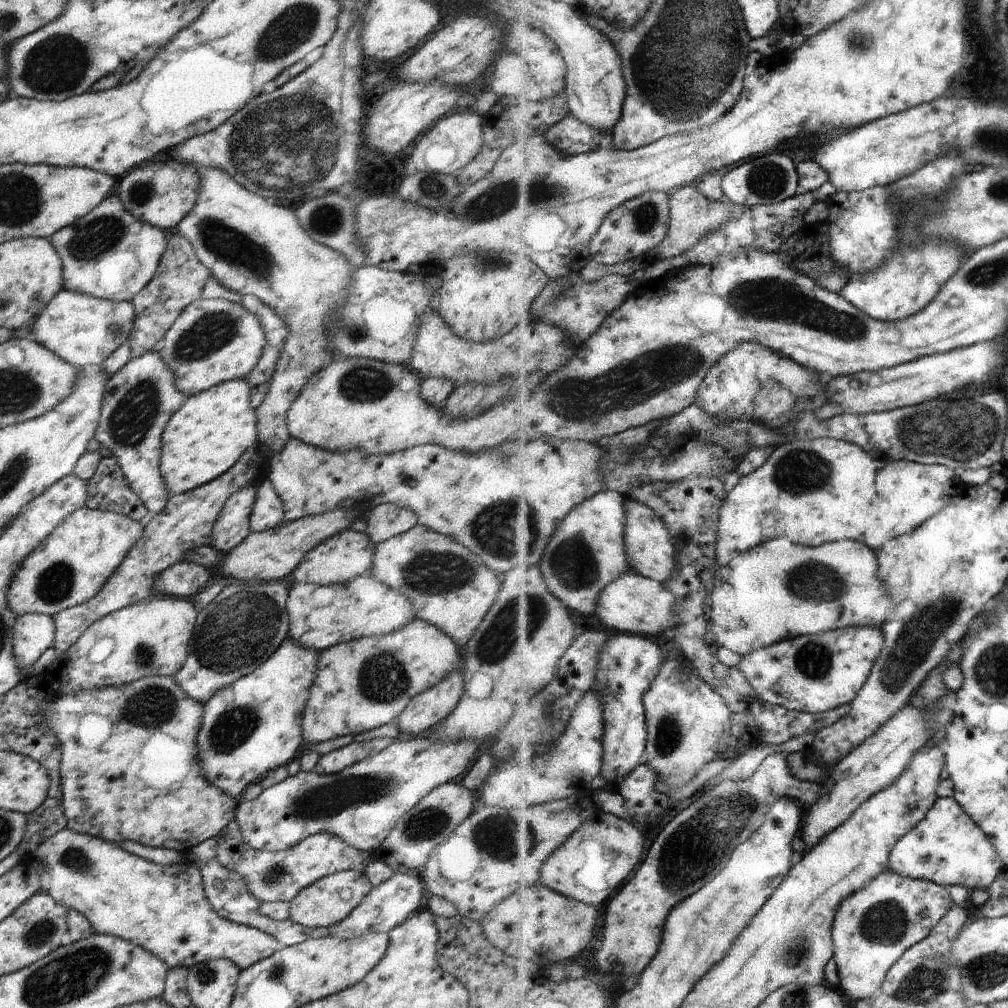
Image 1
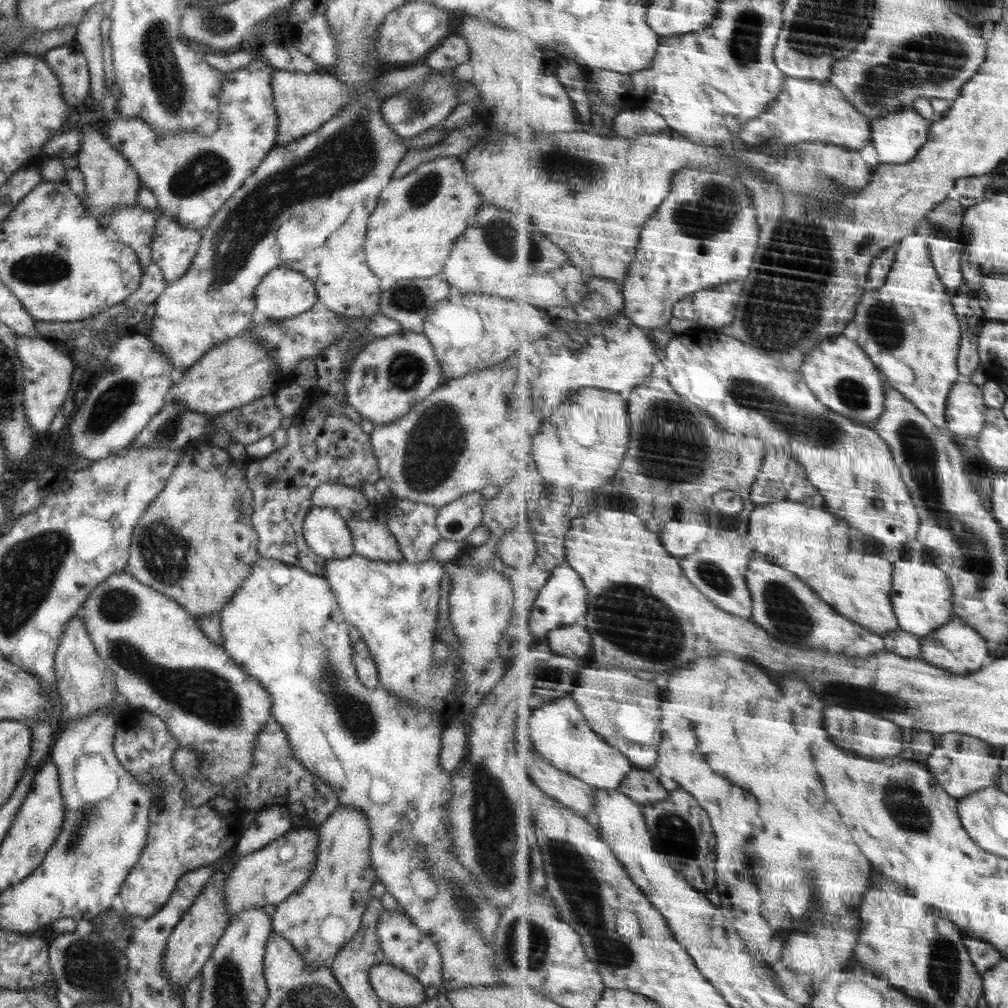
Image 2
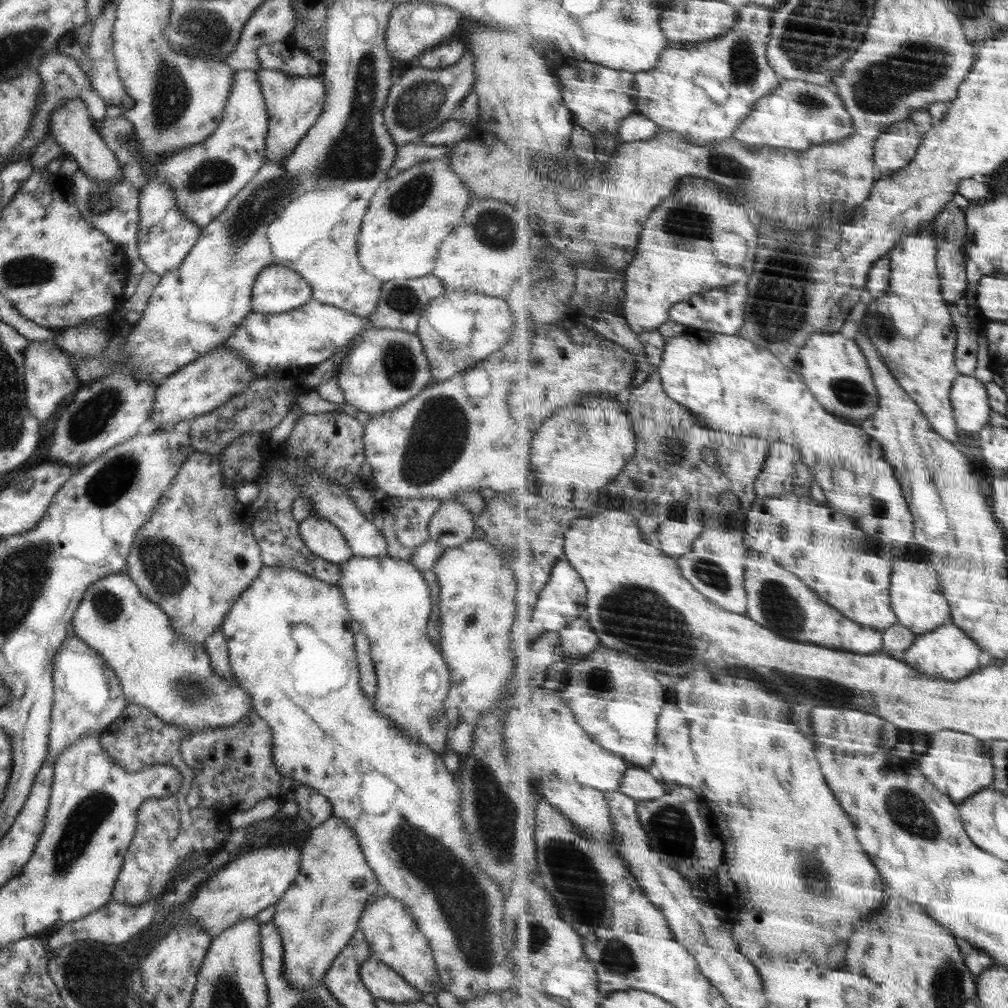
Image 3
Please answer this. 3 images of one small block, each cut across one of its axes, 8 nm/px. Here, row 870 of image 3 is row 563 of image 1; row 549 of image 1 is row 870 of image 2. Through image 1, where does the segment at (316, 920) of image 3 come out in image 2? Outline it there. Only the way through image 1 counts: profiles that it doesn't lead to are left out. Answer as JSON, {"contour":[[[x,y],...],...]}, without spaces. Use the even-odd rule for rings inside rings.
{"contour":[[[340,805],[318,829],[316,868],[300,890],[276,905],[273,930],[290,941],[309,966],[330,963],[362,922],[376,873],[370,860],[372,829],[368,815],[352,805]]]}

